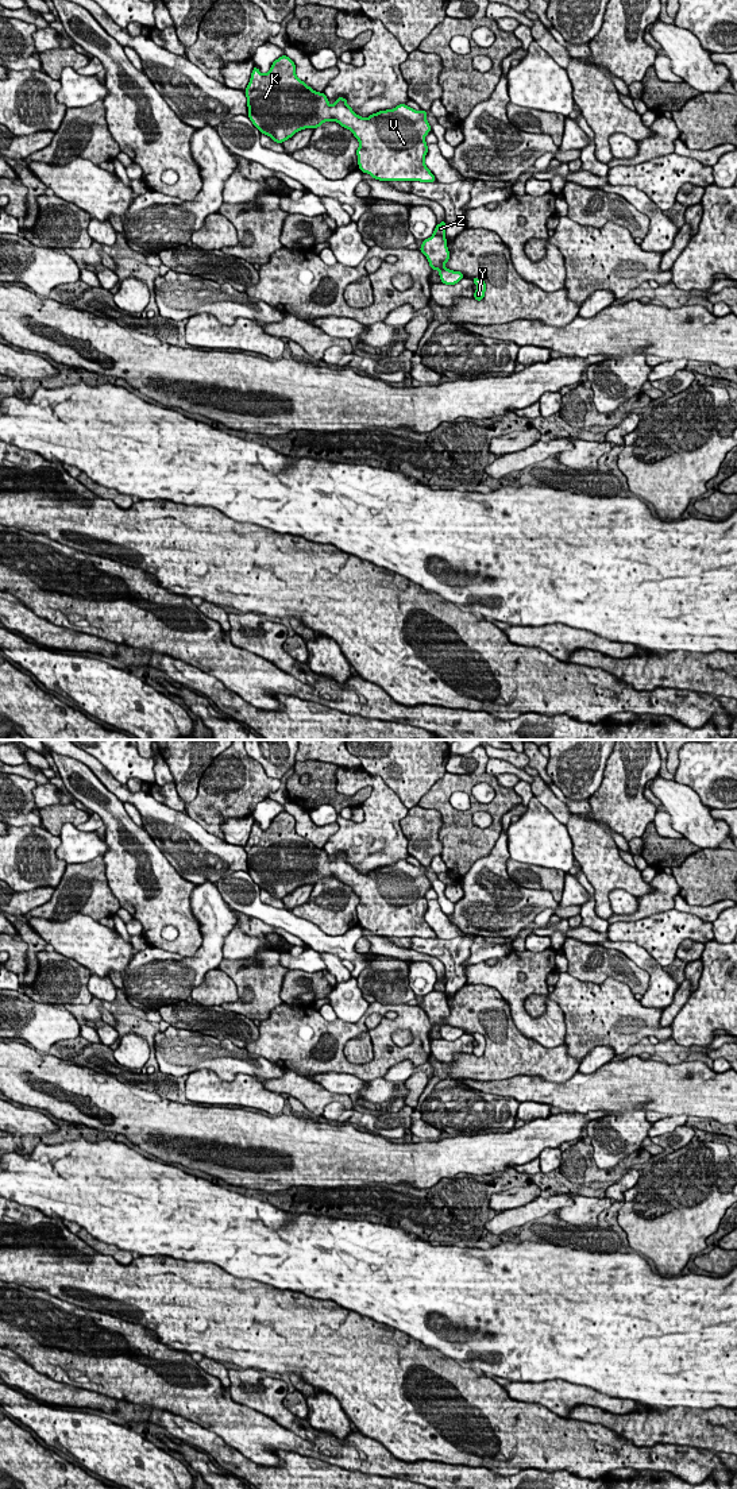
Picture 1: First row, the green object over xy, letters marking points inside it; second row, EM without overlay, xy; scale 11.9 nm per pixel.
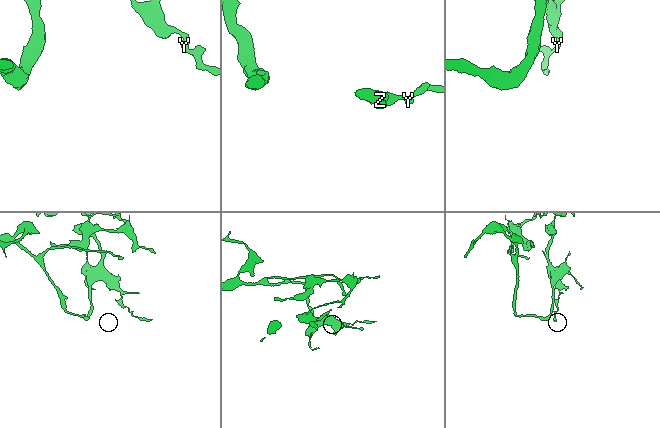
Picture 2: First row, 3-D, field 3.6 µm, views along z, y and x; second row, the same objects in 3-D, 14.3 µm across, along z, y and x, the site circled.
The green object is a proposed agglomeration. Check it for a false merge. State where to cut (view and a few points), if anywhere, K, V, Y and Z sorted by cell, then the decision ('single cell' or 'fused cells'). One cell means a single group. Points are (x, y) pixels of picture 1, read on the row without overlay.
xy (433, 990), (444, 992) | K V Z / Y | fused cells

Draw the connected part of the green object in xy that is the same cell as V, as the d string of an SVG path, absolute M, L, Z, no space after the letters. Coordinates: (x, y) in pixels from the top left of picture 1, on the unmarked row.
M285 810L266 830L254 822L244 849L248 875L277 899L301 886L336 877L359 896L360 927L379 937L436 938L425 921L425 892L432 884L424 865L398 860L364 875L347 861L344 853L337 853L331 861L324 848L313 846L296 832L296 821Z

